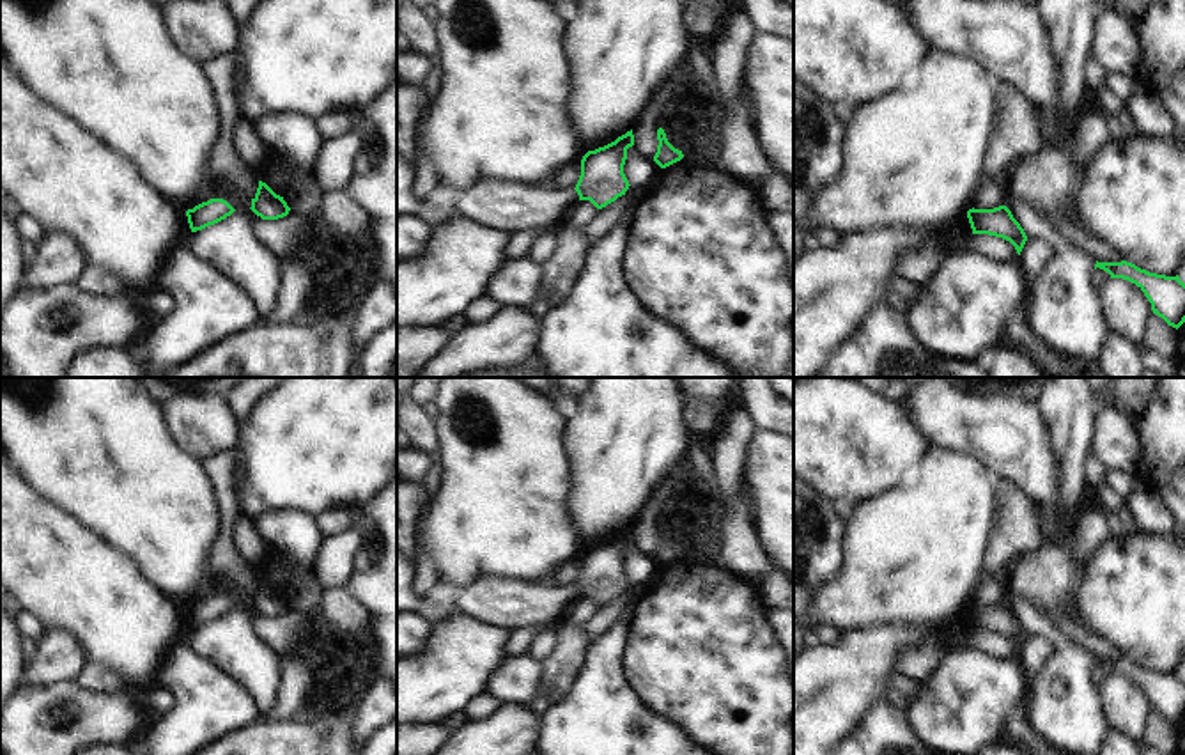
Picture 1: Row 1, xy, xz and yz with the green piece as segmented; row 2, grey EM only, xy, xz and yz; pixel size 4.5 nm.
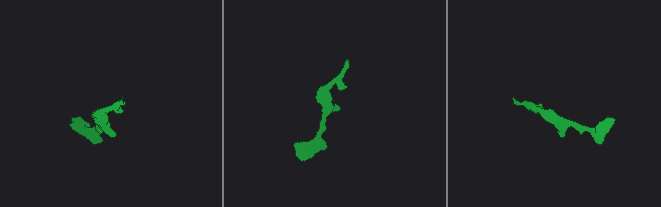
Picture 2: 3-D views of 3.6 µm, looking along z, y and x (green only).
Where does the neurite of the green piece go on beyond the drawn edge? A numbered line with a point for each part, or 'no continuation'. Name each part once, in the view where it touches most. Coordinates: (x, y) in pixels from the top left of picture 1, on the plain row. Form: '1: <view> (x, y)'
1: xz (507, 603)

